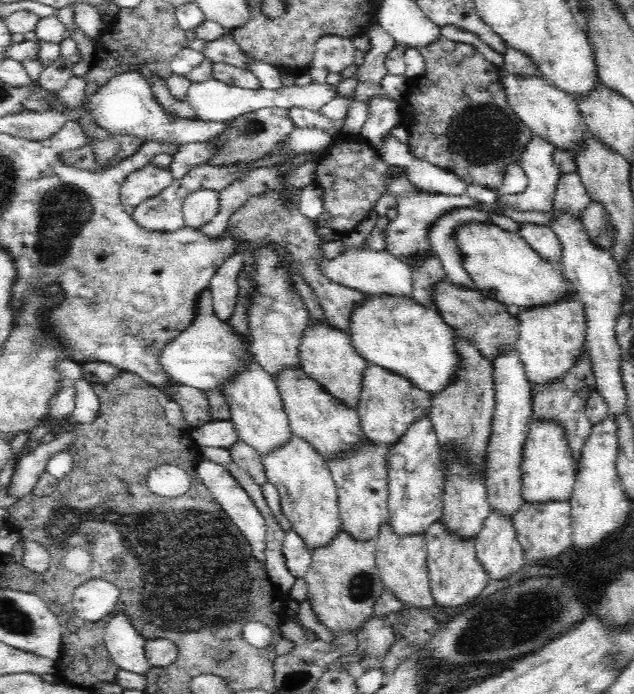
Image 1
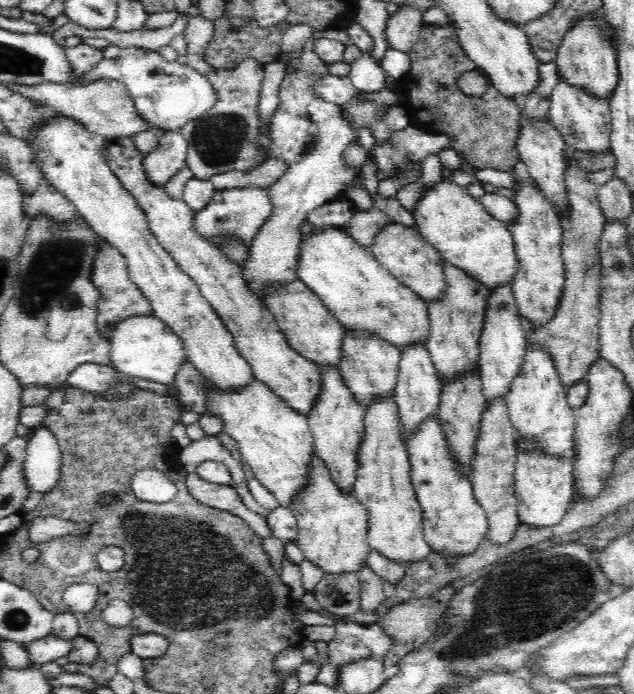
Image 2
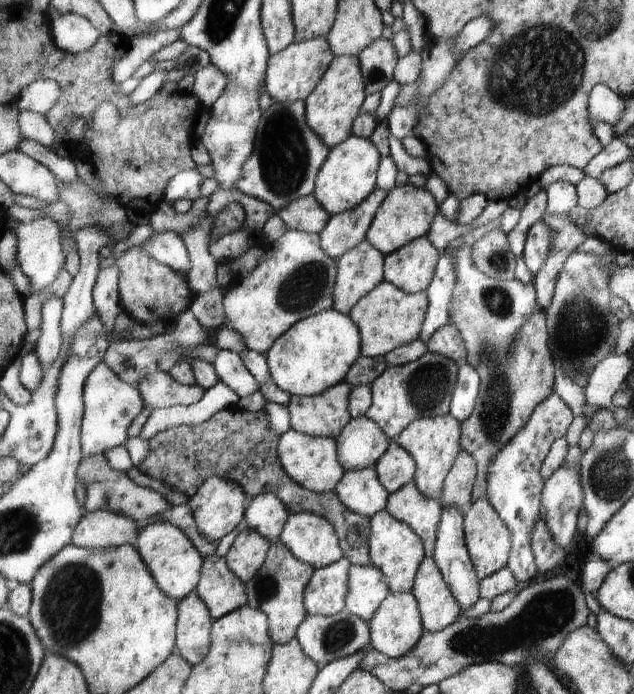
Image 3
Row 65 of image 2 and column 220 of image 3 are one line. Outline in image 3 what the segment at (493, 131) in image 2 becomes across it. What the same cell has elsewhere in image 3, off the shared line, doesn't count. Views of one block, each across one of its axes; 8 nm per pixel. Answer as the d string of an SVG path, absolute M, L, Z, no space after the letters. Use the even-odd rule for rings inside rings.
M237 406L227 408L215 414L208 422L201 425L182 425L160 434L152 440L152 454L138 468L145 475L169 484L171 487L183 492L192 498L203 487L203 484L213 476L235 478L236 482L247 492L249 500L264 493L275 493L284 504L288 506L289 513L316 513L318 516L327 518L336 529L340 538L341 549L345 557L353 565L374 565L370 554L370 542L372 536L372 518L355 513L345 505L336 491L315 493L297 483L284 470L281 465L279 446L282 436L269 427L269 416L266 411L253 413L240 409Z

